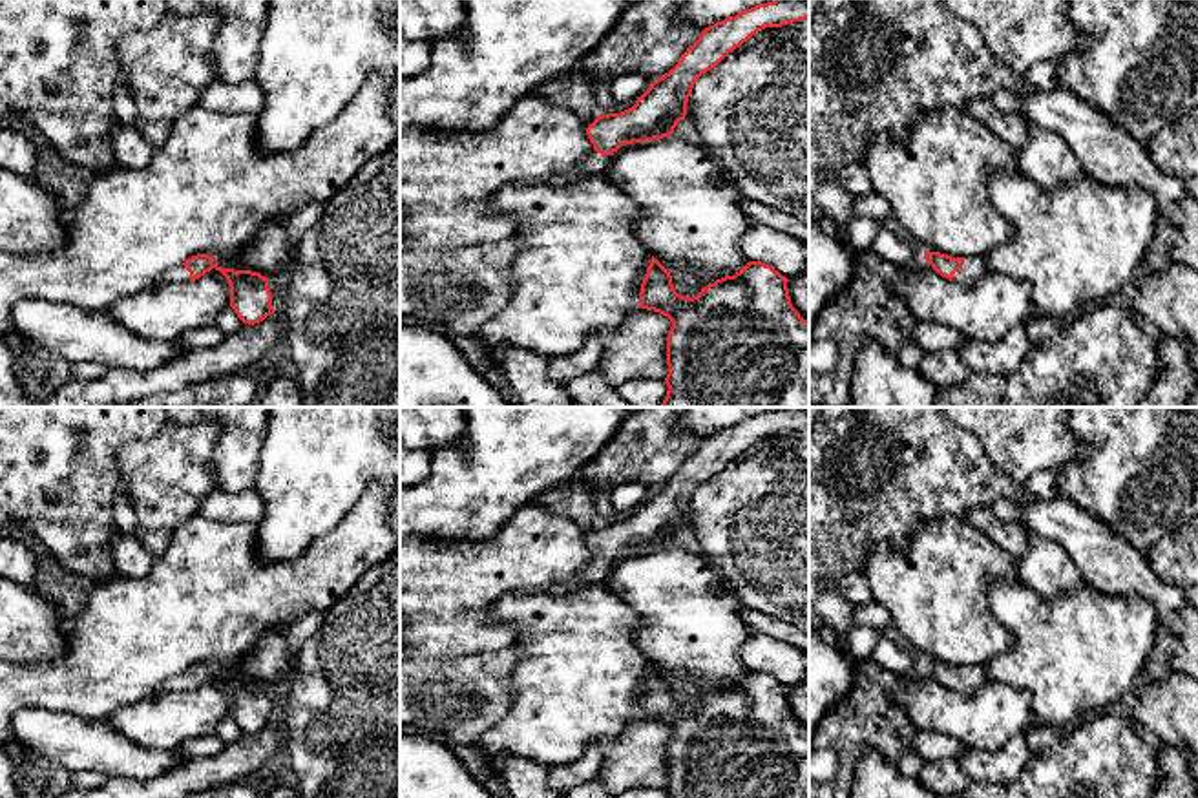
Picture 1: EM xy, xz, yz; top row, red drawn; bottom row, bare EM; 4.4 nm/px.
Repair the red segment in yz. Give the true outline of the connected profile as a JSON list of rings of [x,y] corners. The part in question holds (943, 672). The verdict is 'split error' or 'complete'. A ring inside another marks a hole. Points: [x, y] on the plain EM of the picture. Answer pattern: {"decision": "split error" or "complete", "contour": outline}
{"decision": "split error", "contour": [[[926,661],[924,668],[937,683],[950,690],[975,692],[986,679],[986,667],[951,667],[941,661]]]}

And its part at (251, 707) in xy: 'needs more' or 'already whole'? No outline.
needs more

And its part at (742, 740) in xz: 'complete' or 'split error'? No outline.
complete

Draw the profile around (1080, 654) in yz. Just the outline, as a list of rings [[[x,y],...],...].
[[[999,577],[988,588],[988,606],[1014,639],[1004,654],[995,656],[986,665],[988,677],[1030,692],[1034,721],[1056,729],[1079,725],[1090,716],[1130,703],[1160,639],[1158,612],[1149,601],[1136,595],[1110,597],[1087,583],[1059,597],[1045,599],[1023,581]]]

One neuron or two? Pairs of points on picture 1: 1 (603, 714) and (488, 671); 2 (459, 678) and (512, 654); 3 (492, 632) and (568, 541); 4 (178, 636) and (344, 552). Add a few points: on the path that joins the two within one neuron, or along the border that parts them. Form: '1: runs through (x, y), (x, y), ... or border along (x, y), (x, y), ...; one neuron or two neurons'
1: border along (515, 643), (512, 705), (499, 722); two neurons
2: runs through (472, 678), (484, 678), (499, 665); one neuron
3: runs through (477, 607), (523, 557), (537, 548); one neuron
4: runs through (220, 599), (276, 596), (302, 587); one neuron

